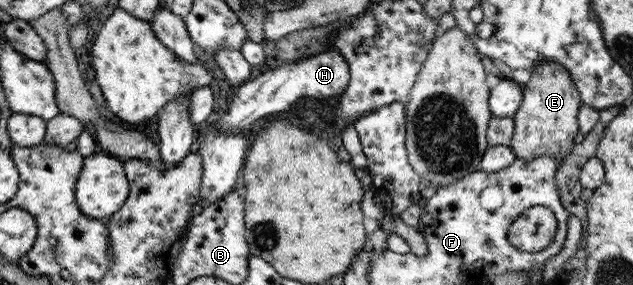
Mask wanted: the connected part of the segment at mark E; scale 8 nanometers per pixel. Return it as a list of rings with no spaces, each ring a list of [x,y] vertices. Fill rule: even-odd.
[[[542,59],[523,89],[522,103],[513,117],[514,133],[510,146],[517,158],[532,160],[540,155],[559,155],[565,159],[576,144],[580,106],[580,92],[564,66]]]

